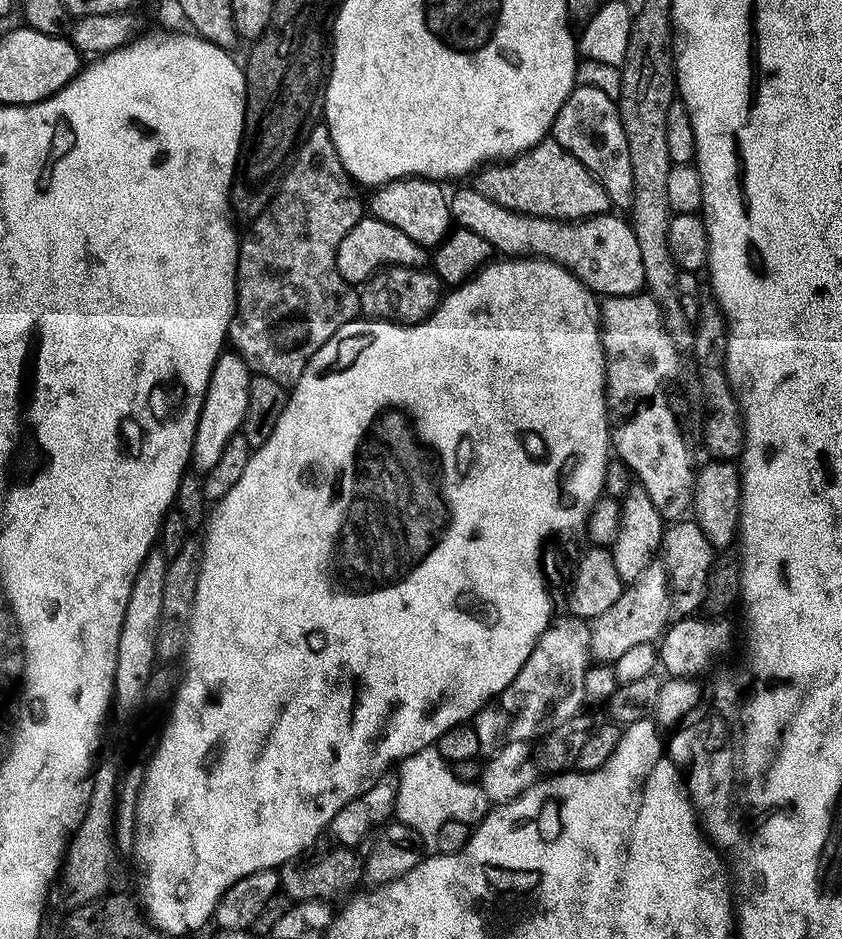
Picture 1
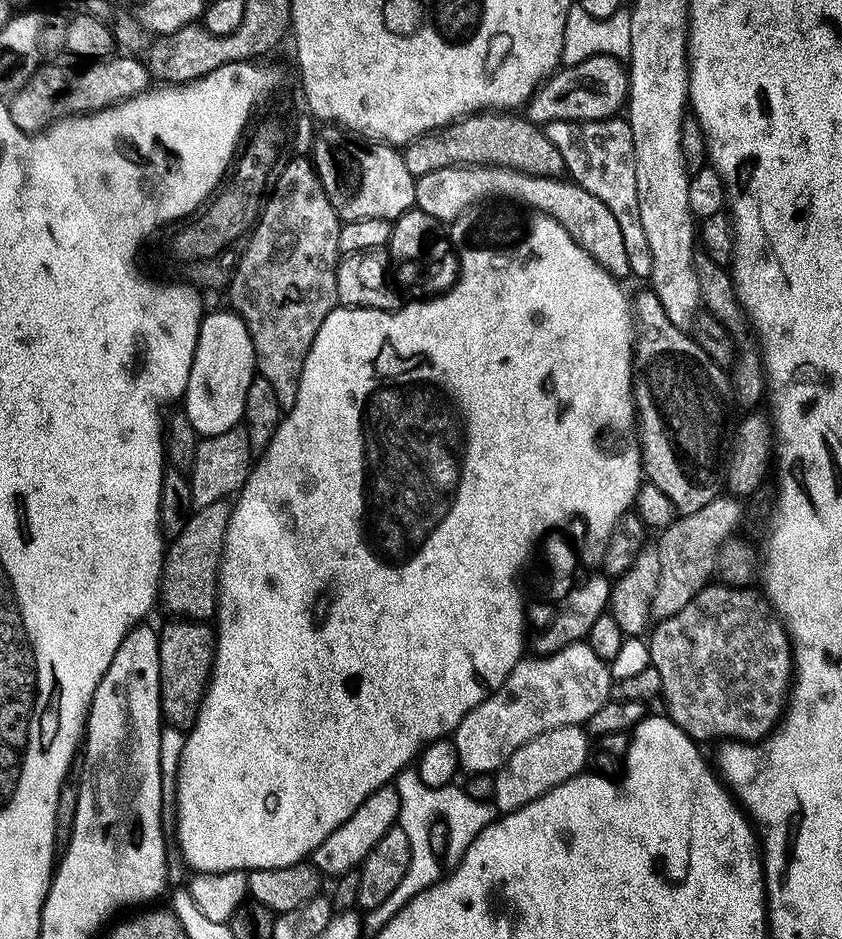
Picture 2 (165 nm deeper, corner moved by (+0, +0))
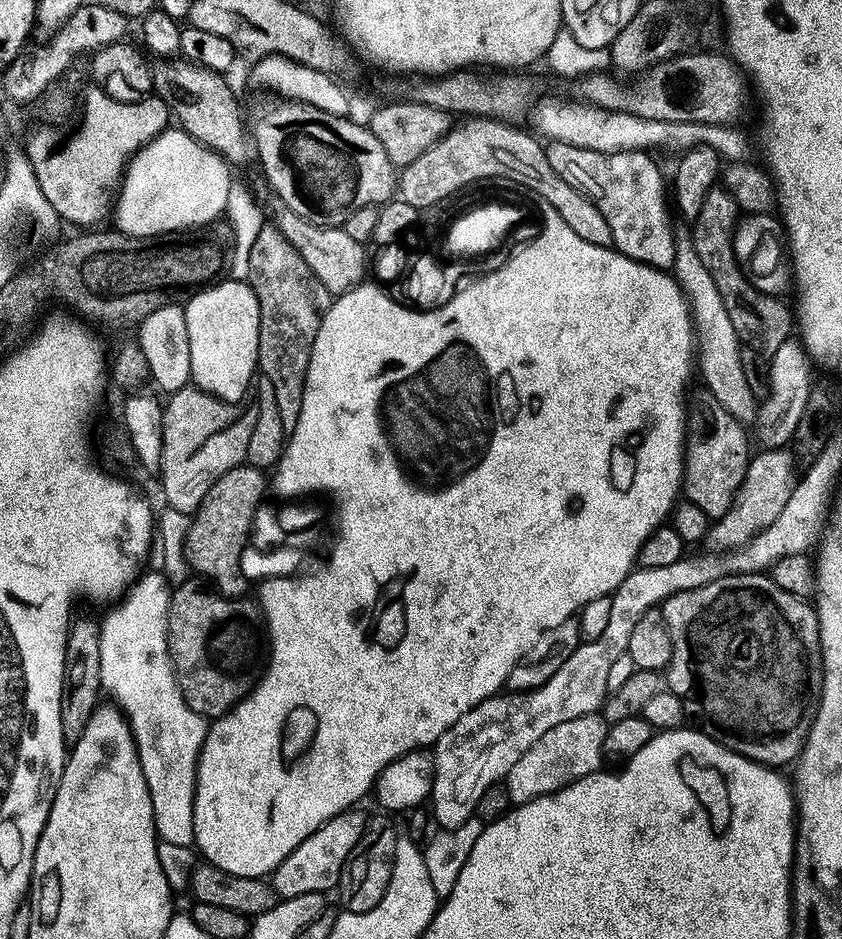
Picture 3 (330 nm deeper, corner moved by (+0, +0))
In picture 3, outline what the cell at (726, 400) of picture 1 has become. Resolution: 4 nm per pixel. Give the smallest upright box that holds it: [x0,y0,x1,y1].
[690,186,794,358]

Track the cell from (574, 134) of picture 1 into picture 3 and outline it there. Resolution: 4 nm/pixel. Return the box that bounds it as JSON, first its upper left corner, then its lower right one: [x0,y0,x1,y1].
[545,141,674,270]

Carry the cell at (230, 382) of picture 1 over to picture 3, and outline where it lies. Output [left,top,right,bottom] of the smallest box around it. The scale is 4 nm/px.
[184,278,260,403]

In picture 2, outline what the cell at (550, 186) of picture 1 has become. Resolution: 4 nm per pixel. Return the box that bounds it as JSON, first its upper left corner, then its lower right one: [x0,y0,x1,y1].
[403,110,566,177]

